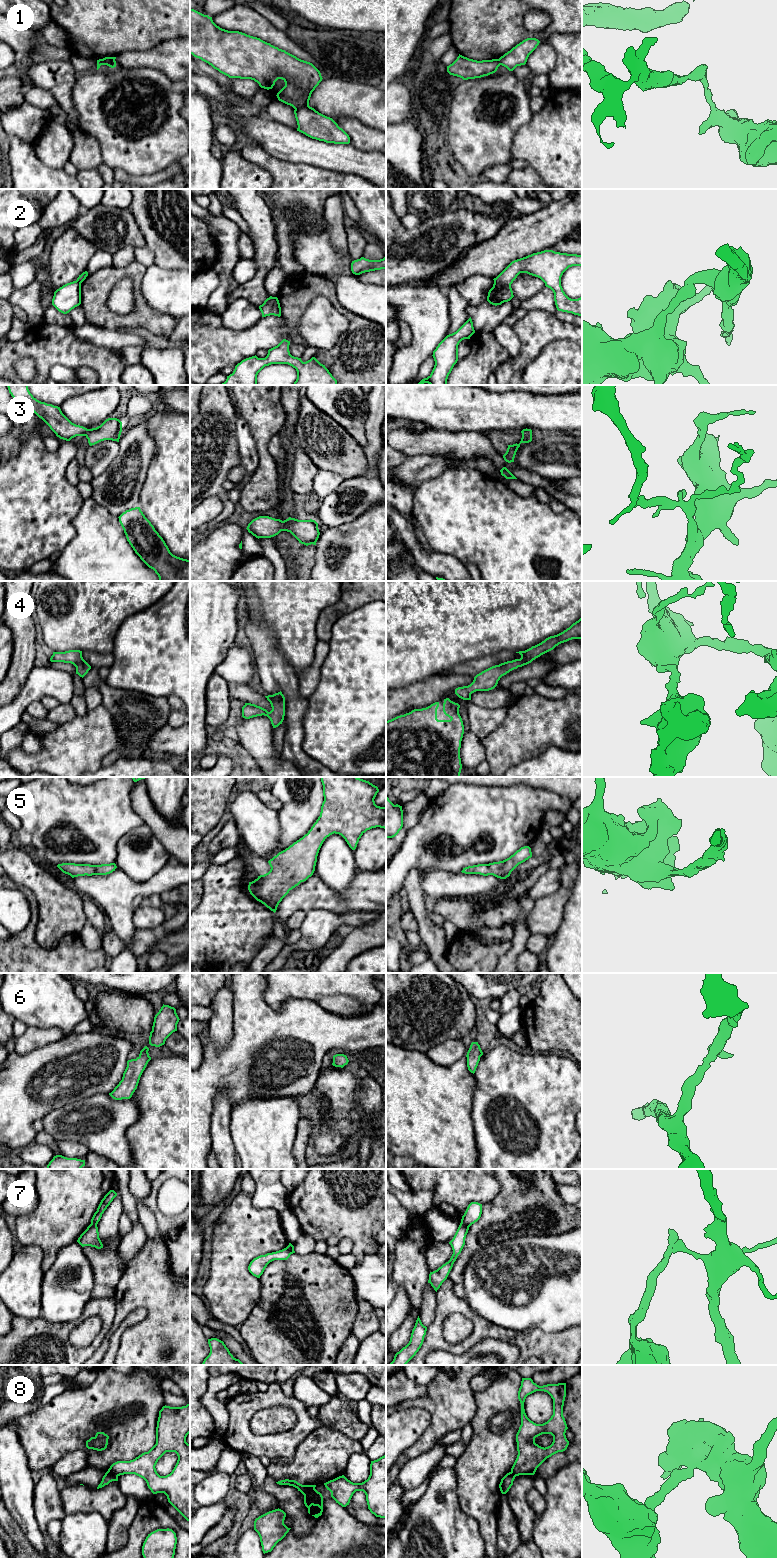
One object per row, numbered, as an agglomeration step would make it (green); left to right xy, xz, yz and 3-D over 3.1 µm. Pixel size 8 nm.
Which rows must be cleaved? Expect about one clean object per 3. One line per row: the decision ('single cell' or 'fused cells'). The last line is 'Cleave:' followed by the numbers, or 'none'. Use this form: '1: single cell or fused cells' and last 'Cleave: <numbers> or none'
1: fused cells
2: fused cells
3: single cell
4: single cell
5: single cell
6: single cell
7: fused cells
8: fused cells
Cleave: 1, 2, 7, 8

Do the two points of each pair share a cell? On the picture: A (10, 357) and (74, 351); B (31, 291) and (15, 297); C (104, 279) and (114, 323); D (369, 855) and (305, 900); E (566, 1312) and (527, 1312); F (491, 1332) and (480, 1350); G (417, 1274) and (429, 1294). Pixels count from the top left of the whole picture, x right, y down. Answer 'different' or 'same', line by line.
A: same
B: same
C: same
D: different
E: same
F: different
G: different

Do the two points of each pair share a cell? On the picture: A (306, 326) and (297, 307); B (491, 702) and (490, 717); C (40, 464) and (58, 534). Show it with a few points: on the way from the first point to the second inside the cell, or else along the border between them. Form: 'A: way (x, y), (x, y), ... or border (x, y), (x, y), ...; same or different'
A: border (315, 297), (299, 321), (298, 334), (302, 339); different
B: border (470, 700), (478, 705), (490, 708), (509, 706); different
C: way (40, 481), (40, 515), (42, 517); same

